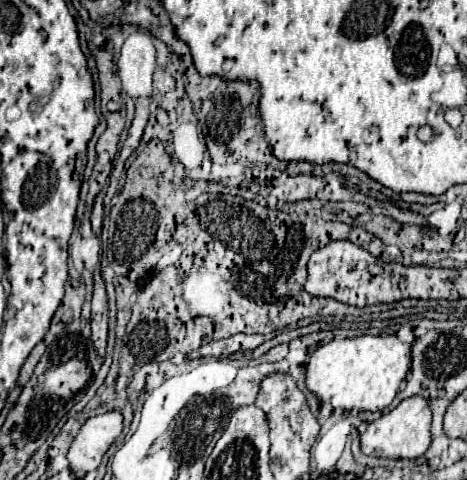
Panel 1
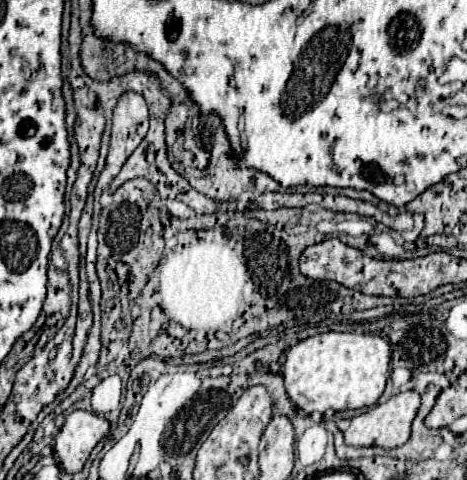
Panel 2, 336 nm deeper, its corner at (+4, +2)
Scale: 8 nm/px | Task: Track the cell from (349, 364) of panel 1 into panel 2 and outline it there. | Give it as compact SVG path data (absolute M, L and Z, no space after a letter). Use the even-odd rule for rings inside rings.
M334 331L314 335L296 343L286 353L286 363L282 365L286 393L292 403L308 413L372 407L384 393L390 377L390 359L390 343L378 335Z

